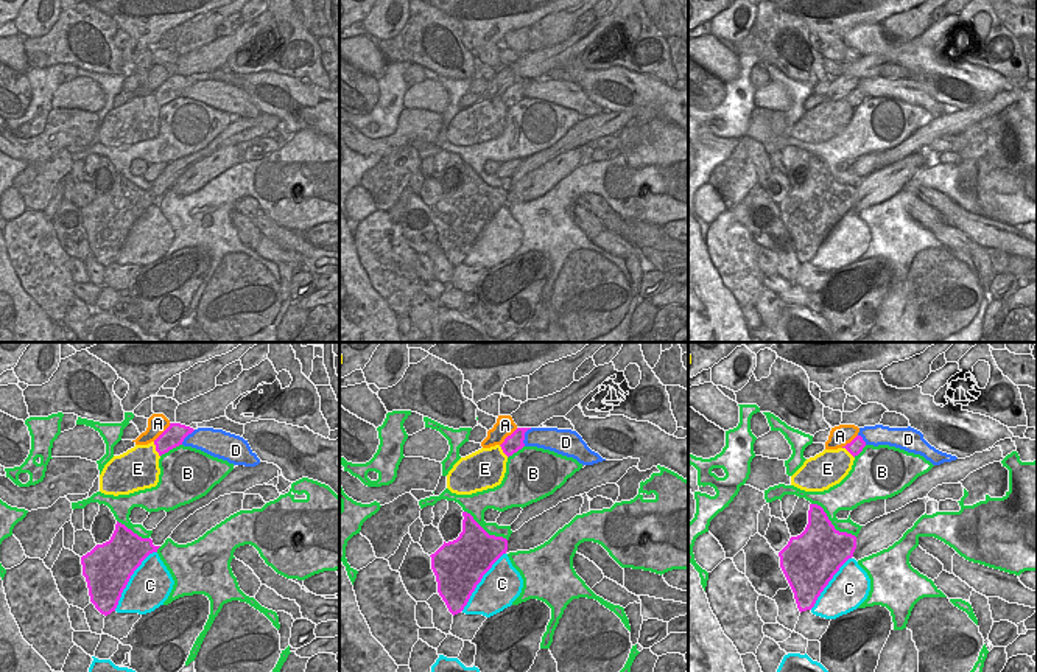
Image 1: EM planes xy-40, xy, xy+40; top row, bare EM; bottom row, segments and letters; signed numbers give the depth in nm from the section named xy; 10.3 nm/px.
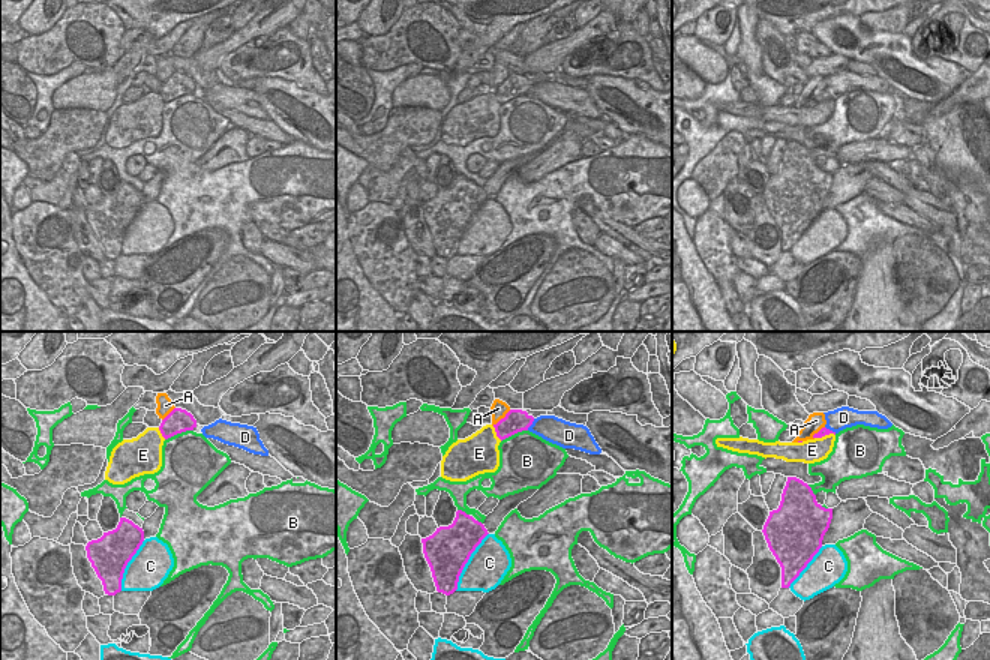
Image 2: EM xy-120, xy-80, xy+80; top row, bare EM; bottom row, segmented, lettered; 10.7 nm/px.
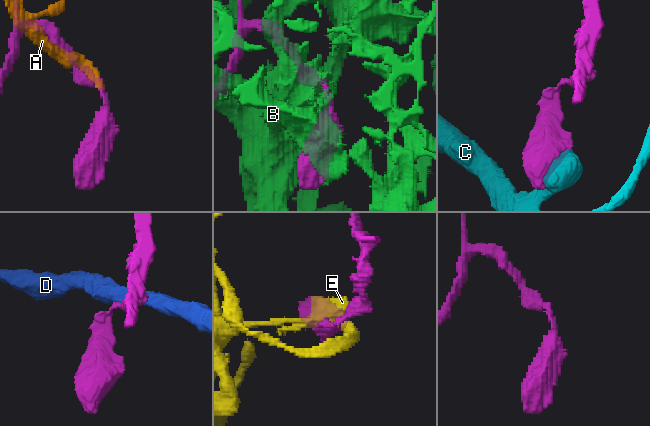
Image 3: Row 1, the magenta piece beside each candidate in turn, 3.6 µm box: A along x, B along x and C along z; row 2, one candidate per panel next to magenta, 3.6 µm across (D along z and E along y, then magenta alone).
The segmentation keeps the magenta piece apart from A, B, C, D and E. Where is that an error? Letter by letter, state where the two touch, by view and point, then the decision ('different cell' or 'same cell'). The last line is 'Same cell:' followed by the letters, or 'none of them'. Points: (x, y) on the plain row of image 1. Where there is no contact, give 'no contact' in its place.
A: meets magenta in xy at (508, 87); different cell
B: meets magenta in xy+40 at (830, 174); different cell
C: meets magenta in xy-40 at (130, 229); different cell
D: meets magenta in xy at (523, 87); different cell
E: meets magenta in xy-40 at (156, 101); different cell
Same cell: none of them

